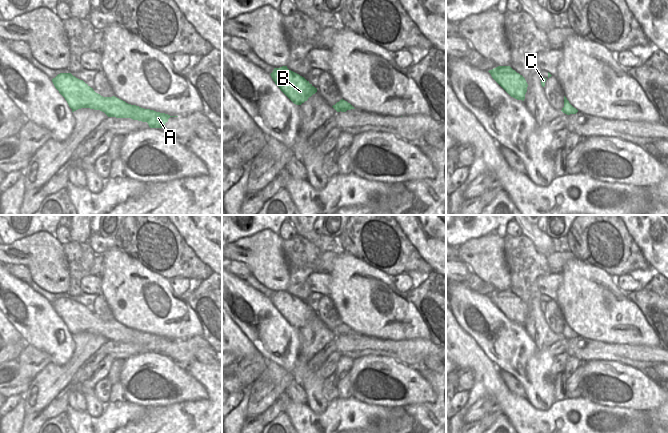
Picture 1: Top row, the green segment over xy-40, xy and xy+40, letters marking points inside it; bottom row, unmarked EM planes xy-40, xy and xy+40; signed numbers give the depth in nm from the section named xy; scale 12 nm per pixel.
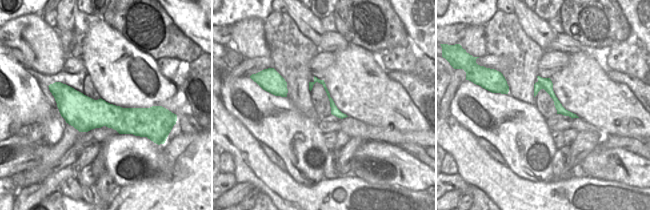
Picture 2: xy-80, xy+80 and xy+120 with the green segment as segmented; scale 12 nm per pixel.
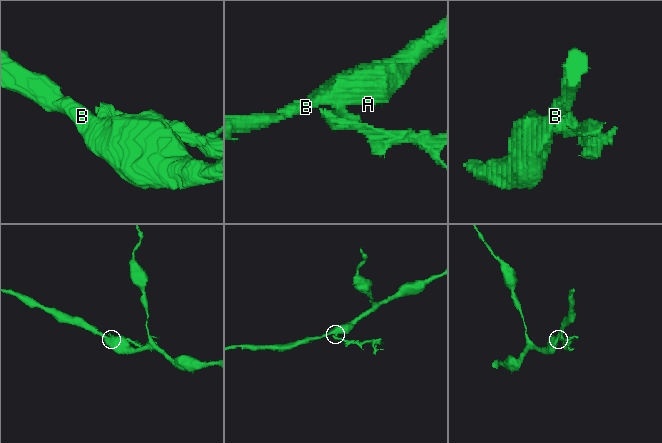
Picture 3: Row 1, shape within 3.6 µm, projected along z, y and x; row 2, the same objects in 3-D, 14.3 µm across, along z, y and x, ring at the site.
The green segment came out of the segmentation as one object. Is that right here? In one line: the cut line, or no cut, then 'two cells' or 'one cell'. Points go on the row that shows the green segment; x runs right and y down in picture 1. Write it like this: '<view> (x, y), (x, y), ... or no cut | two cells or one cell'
xy (347, 109), (339, 110) | two cells

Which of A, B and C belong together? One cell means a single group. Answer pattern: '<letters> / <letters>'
A B / C

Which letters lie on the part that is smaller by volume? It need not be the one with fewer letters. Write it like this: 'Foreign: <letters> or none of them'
Foreign: C

